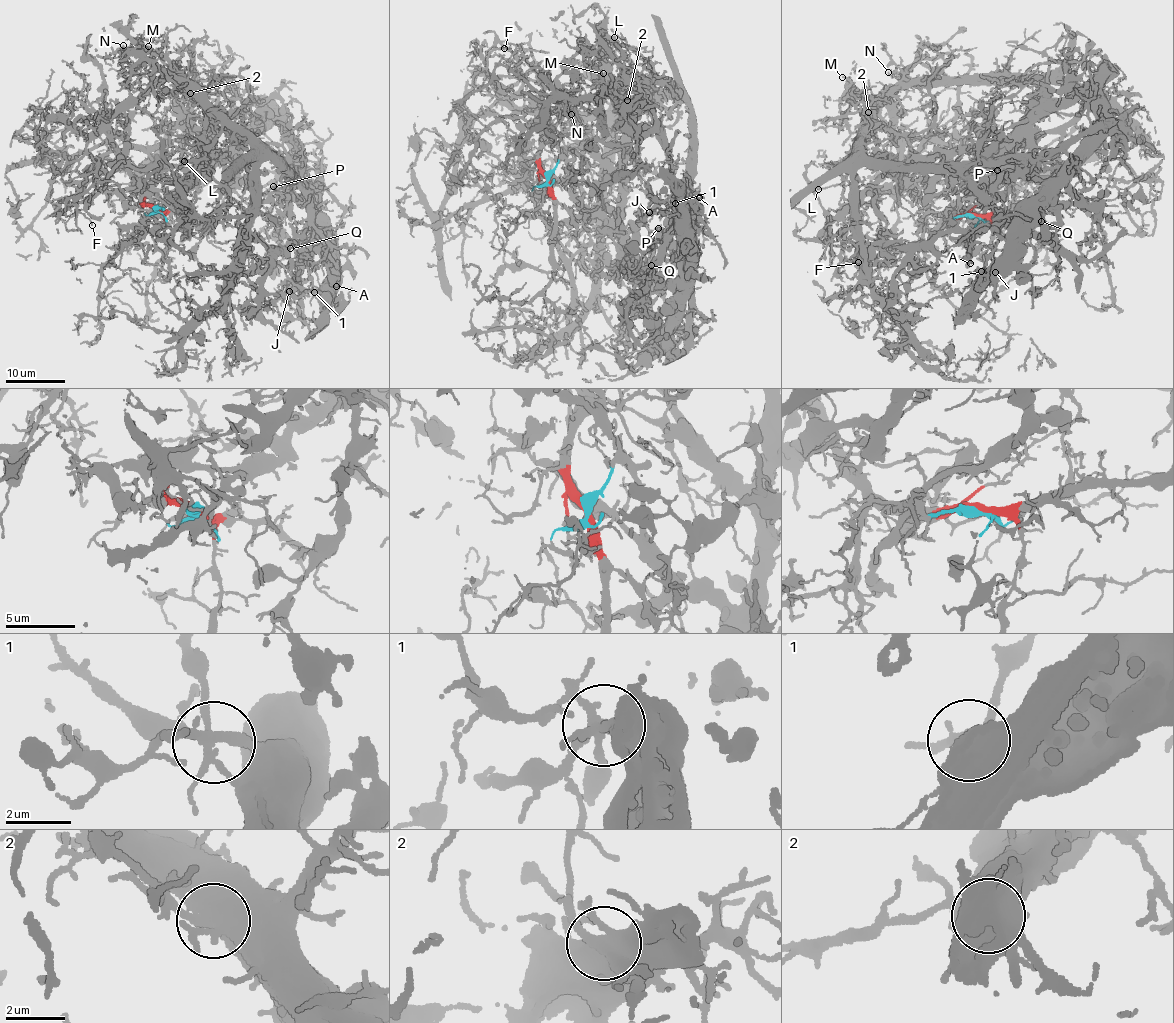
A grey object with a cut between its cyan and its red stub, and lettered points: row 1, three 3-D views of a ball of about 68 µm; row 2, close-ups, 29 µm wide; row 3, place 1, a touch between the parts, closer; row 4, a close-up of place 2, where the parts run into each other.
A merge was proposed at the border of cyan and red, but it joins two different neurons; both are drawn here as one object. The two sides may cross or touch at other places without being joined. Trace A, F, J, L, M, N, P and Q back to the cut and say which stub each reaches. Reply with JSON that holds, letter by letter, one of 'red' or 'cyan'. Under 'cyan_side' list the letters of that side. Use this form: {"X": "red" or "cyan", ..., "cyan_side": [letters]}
{"A": "cyan", "F": "red", "J": "cyan", "L": "red", "M": "red", "N": "red", "P": "cyan", "Q": "cyan", "cyan_side": ["A", "J", "P", "Q"]}

